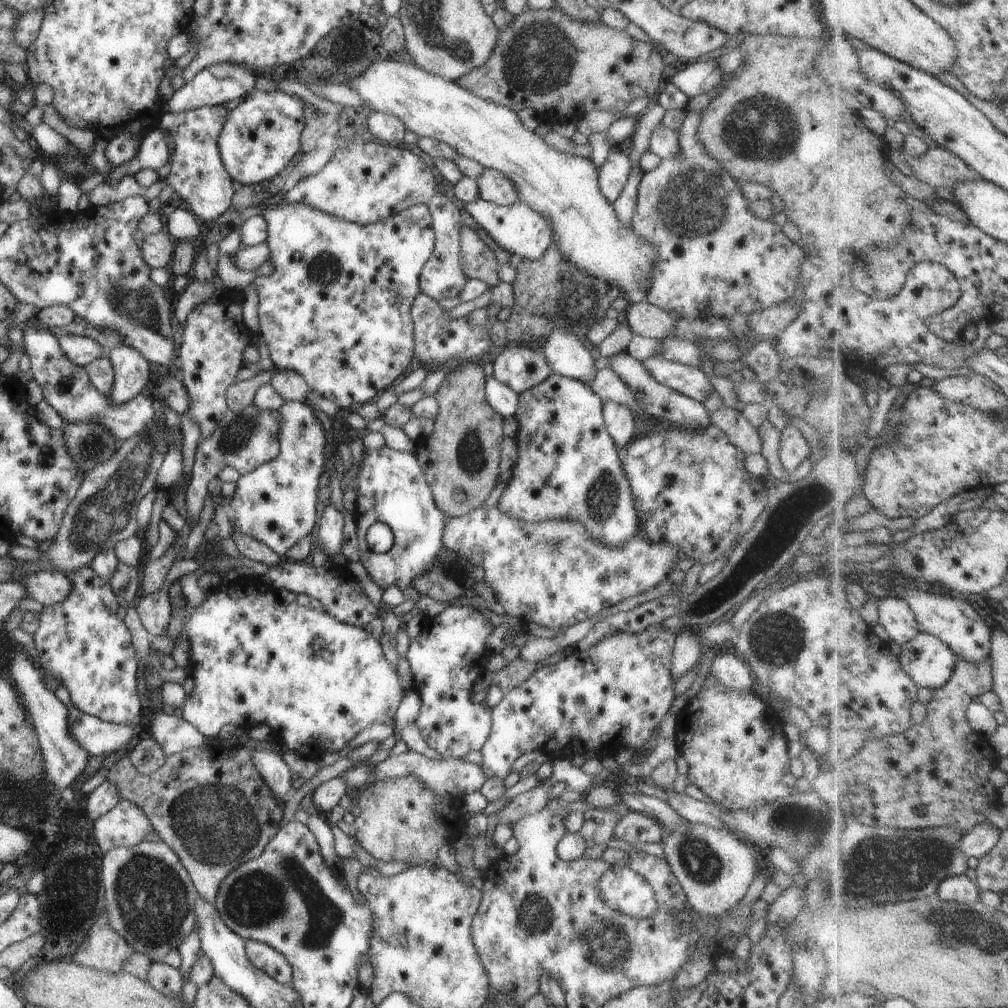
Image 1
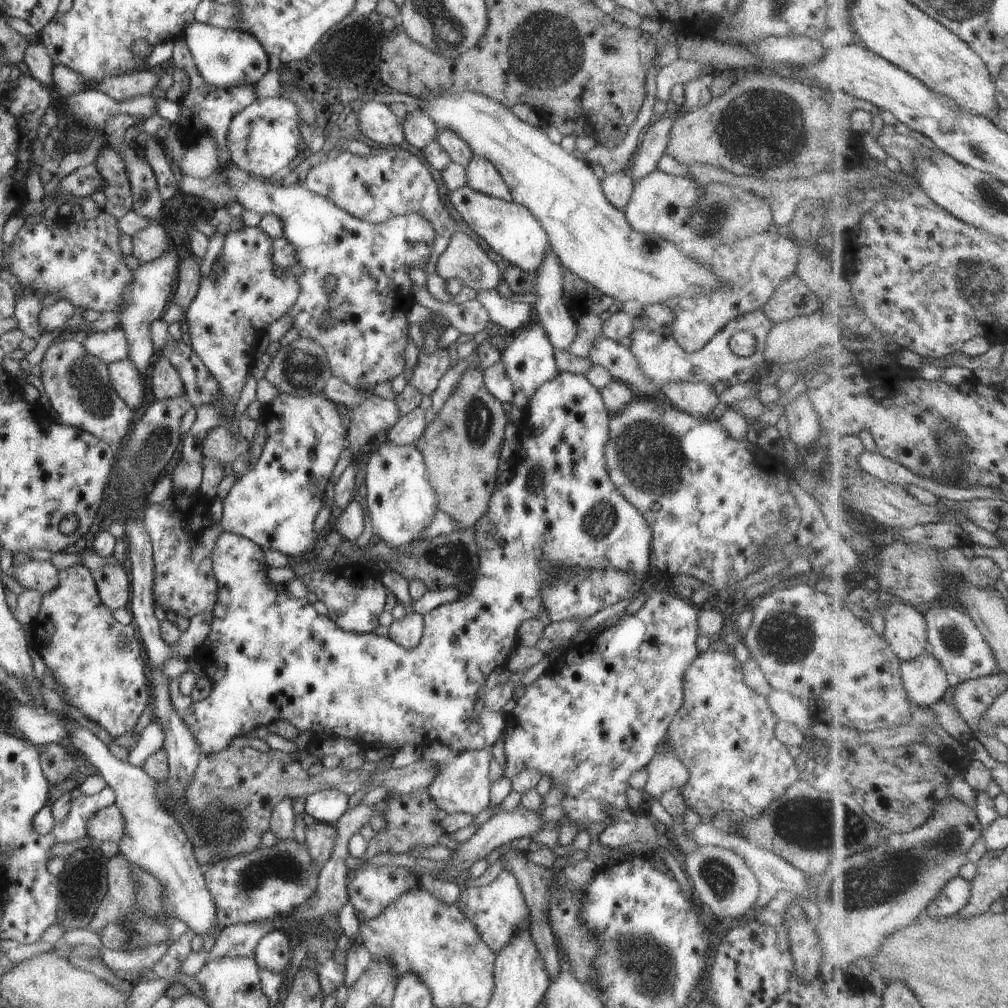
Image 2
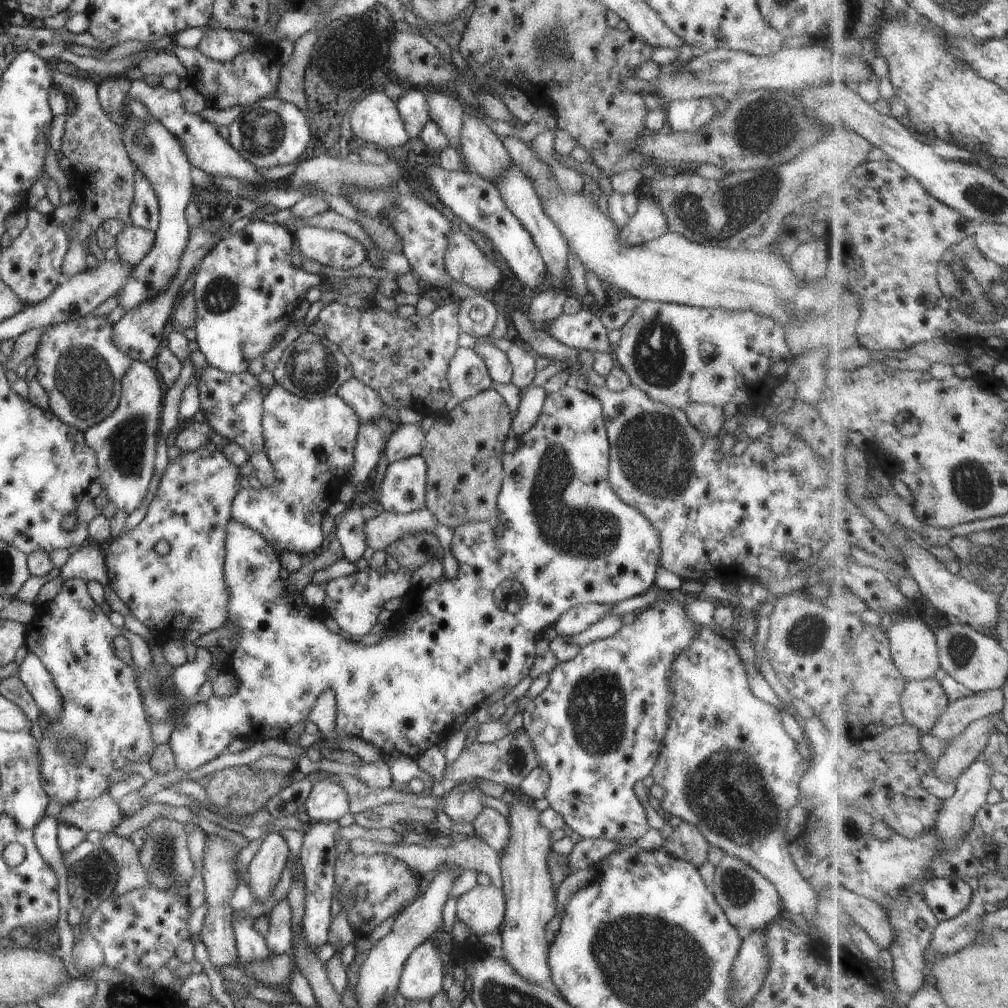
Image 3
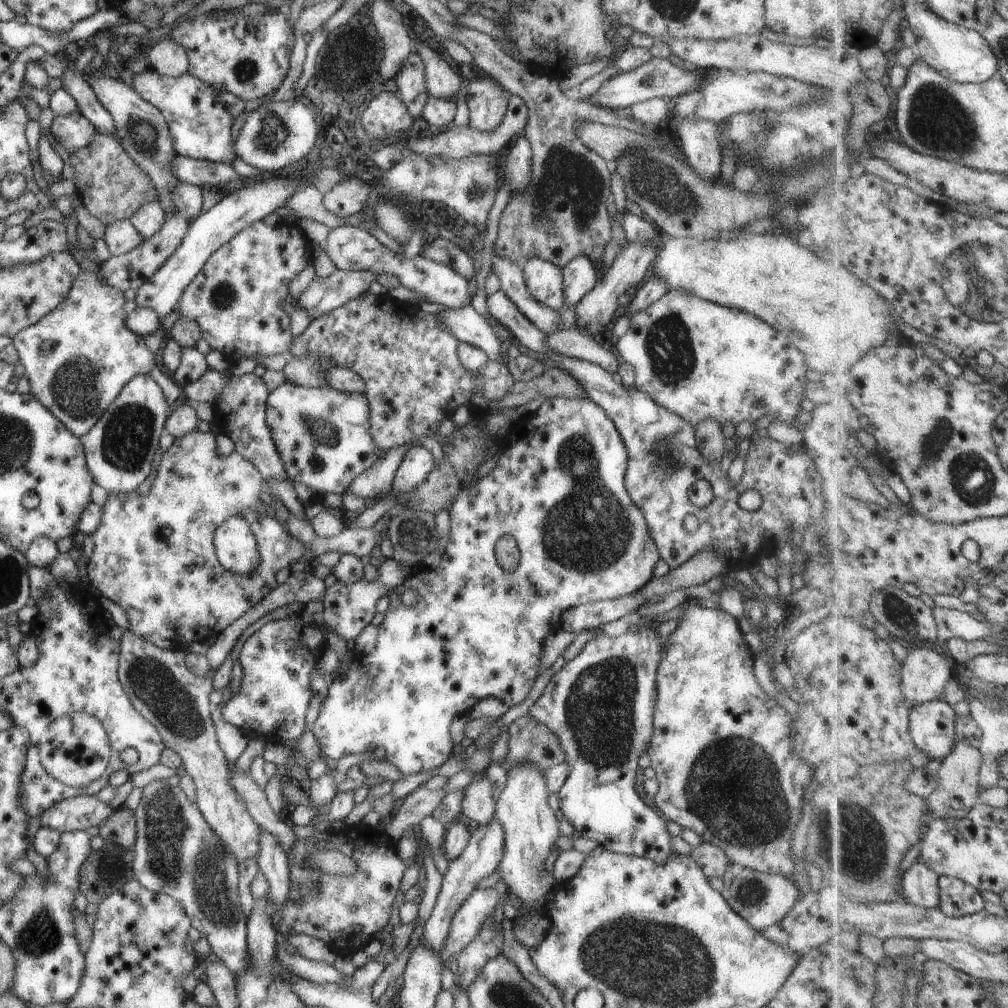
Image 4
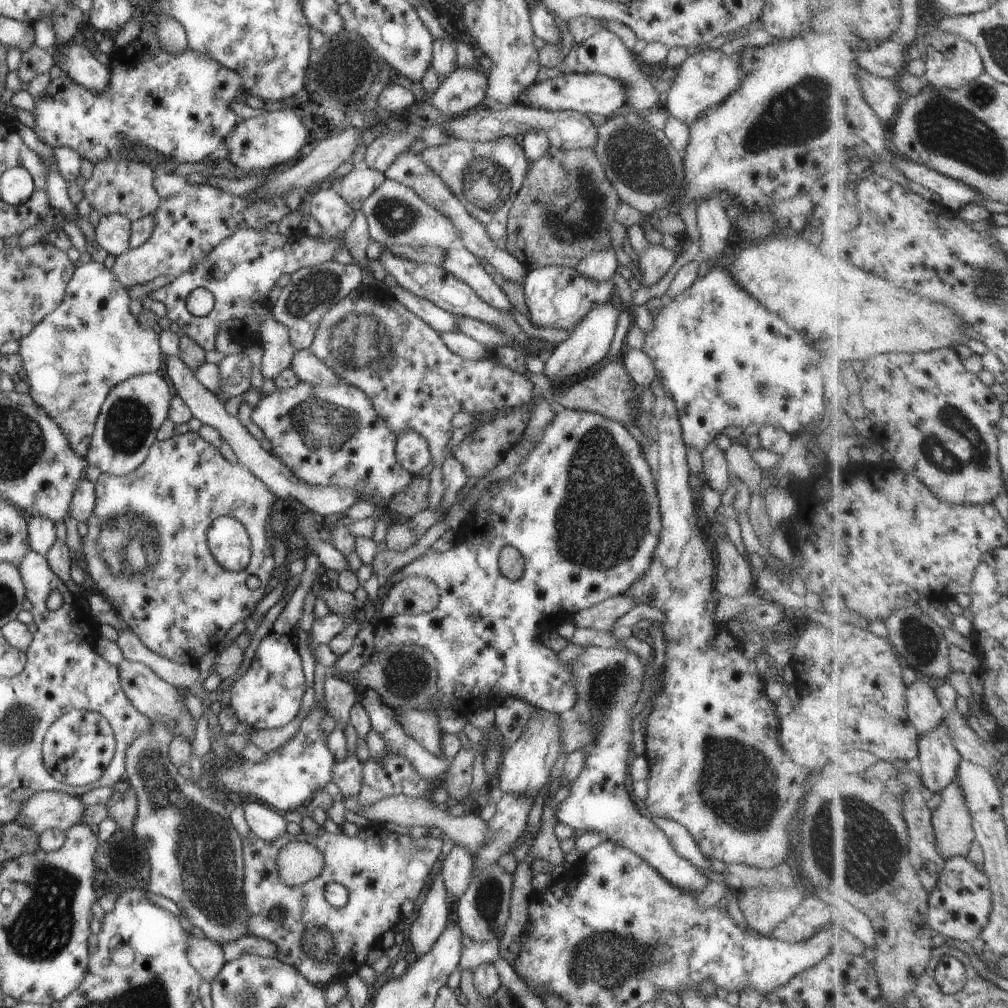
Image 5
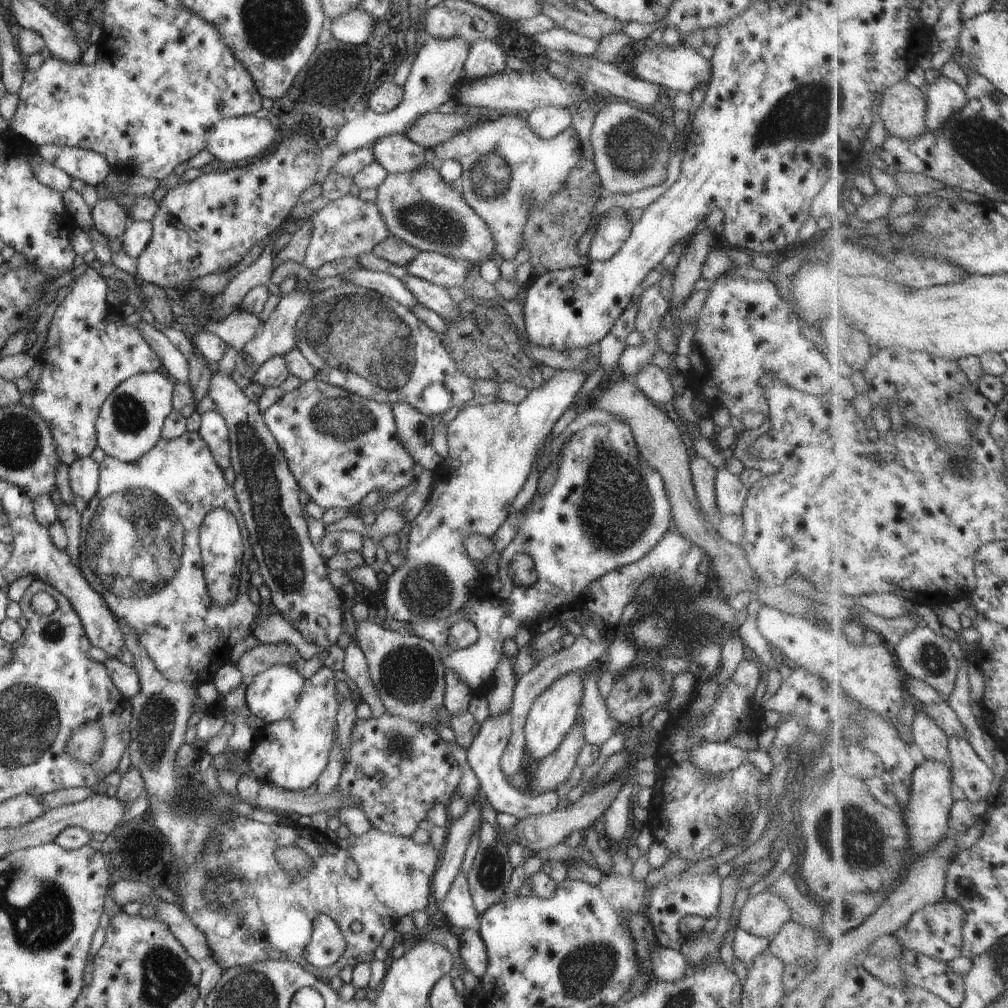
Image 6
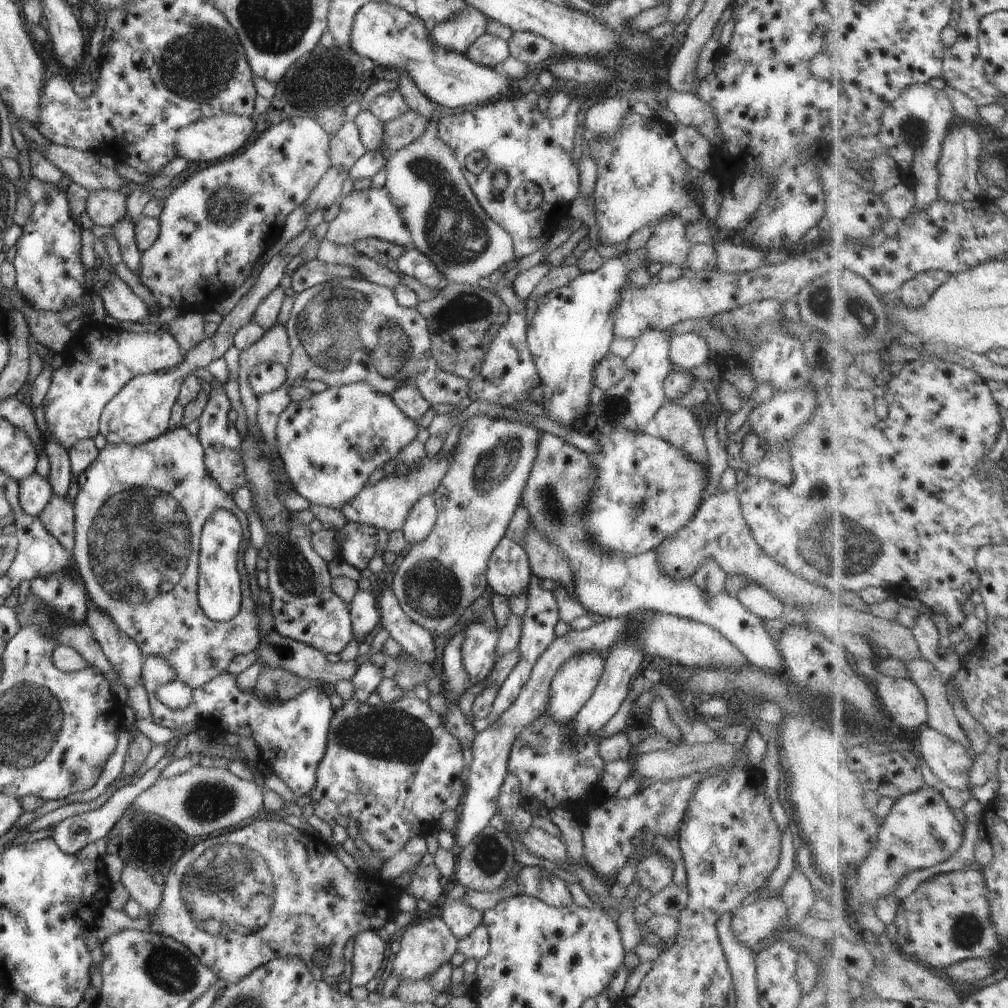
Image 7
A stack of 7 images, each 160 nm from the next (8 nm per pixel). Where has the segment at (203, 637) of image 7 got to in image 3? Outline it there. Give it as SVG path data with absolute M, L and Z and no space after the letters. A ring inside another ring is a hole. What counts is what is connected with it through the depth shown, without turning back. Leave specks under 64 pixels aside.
M210 440L200 444L199 448L182 452L174 460L168 460L162 477L158 482L154 497L148 504L145 516L143 516L131 530L120 531L116 537L109 538L109 542L106 542L102 549L108 586L119 597L119 600L127 606L127 610L129 610L143 626L146 626L155 638L157 638L161 632L162 635L165 636L165 639L174 638L172 633L175 630L180 630L183 633L187 632L187 630L195 630L195 632L199 632L199 634L202 635L211 629L219 628L226 621L228 592L223 580L221 565L222 554L217 548L217 544L224 538L226 524L229 519L230 502L234 499L237 491L241 489L237 484L237 479L240 477L239 467L227 461L221 450L216 448ZM417 509L410 513L390 513L383 511L363 523L361 534L369 548L385 550L402 534L430 531L437 525L436 518L427 509Z

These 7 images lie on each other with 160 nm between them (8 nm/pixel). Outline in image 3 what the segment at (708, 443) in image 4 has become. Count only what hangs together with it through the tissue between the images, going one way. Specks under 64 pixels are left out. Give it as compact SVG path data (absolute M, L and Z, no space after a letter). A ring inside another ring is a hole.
M691 403L681 410L699 434L711 438L722 436L721 428L725 412L721 407L709 403Z

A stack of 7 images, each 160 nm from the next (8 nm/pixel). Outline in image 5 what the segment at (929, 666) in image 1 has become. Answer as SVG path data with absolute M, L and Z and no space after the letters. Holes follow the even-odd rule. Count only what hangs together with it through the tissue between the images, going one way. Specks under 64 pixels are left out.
M944 720L938 729L920 736L918 745L920 758L916 765L926 794L941 794L957 781L955 777L962 759Z

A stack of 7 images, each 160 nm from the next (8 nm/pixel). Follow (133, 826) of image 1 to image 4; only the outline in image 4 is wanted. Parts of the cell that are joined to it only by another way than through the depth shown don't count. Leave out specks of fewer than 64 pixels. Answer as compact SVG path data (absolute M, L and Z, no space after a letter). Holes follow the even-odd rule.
M75 795L57 802L39 814L40 826L58 833L84 831L89 826L99 826L113 811L93 795Z

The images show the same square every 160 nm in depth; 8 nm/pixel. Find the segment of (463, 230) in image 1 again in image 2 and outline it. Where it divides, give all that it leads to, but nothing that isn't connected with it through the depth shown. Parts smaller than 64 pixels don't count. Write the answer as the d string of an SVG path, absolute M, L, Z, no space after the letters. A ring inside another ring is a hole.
M455 231L445 250L437 257L436 273L443 278L456 278L463 287L476 292L494 289L500 282L500 268L462 231Z

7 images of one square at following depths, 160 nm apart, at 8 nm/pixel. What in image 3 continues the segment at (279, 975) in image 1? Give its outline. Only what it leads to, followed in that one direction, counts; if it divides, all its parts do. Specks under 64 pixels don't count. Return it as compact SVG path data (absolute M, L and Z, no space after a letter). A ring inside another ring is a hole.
M287 899L277 900L273 907L267 912L268 931L265 935L266 948L269 952L280 955L287 952L292 946L291 931L289 927L289 903Z

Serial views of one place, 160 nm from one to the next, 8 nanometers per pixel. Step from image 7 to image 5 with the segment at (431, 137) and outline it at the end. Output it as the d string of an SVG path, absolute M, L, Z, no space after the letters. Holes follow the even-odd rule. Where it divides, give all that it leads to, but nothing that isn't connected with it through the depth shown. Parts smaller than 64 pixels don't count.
M384 179L358 204L366 218L369 241L375 241L383 248L391 245L409 245L447 250L453 240L459 239L458 228L440 210L435 207L429 208L423 202L424 200L412 188L391 179Z

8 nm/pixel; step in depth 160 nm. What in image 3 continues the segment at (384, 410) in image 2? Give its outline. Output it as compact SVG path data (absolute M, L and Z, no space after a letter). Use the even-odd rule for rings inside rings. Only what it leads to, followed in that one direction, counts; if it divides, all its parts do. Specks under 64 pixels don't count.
M354 376L349 377L339 386L336 395L352 406L360 422L374 419L384 407L374 389L369 388Z

